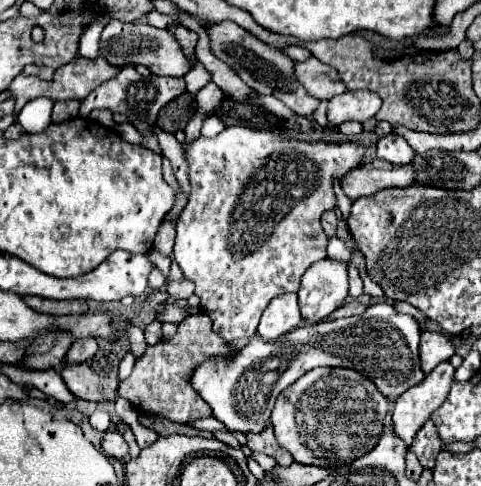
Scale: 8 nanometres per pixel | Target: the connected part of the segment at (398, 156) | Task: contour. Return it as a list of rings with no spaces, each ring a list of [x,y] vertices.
[[[387,134],[383,138],[379,138],[377,144],[377,156],[391,162],[391,164],[411,164],[415,152],[411,150],[411,146],[407,146],[407,142],[397,136],[397,134]]]

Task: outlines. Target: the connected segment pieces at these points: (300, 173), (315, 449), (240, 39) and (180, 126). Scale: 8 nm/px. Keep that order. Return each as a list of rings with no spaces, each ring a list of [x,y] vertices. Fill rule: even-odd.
[[[231,126],[225,128],[221,134],[217,134],[215,138],[203,138],[199,136],[187,150],[185,158],[189,164],[189,182],[191,182],[191,198],[187,202],[187,206],[183,208],[179,220],[177,220],[177,238],[175,238],[175,250],[173,250],[173,258],[177,260],[177,264],[183,270],[183,276],[193,280],[197,284],[195,294],[201,298],[201,310],[213,320],[213,330],[215,334],[219,334],[225,342],[241,342],[241,340],[249,340],[257,334],[257,326],[259,326],[259,318],[263,314],[263,310],[267,308],[267,304],[271,302],[271,298],[279,296],[279,294],[287,294],[287,292],[297,292],[299,290],[299,282],[301,276],[305,274],[305,270],[317,262],[327,258],[327,236],[321,228],[321,214],[327,210],[337,210],[337,198],[335,198],[335,190],[333,190],[333,182],[345,178],[351,170],[355,170],[365,156],[365,146],[361,140],[317,140],[317,142],[307,142],[307,140],[297,140],[297,138],[275,138],[269,132],[259,132],[259,130],[251,130],[251,128],[243,128],[243,126]],[[261,168],[265,168],[265,174],[257,174]],[[243,192],[243,206],[237,206],[239,198]]]
[[[313,368],[303,374],[293,386],[283,390],[275,402],[271,424],[279,444],[291,452],[299,464],[313,464],[319,468],[339,468],[355,462],[363,454],[375,448],[389,414],[389,400],[377,390],[377,386],[363,374],[349,368]]]
[[[221,22],[221,24],[215,24],[215,26],[207,26],[207,28],[209,28],[211,52],[219,60],[229,64],[253,92],[275,96],[287,108],[291,108],[295,114],[303,114],[303,116],[313,114],[313,110],[319,106],[319,100],[311,98],[303,90],[303,86],[295,80],[295,74],[293,74],[293,64],[295,62],[287,54],[283,54],[277,48],[267,46],[265,42],[261,42],[253,34],[247,34],[247,30],[235,26],[235,22]]]
[[[183,94],[179,100],[173,100],[165,110],[161,110],[157,126],[169,134],[185,130],[187,122],[197,112],[197,100],[193,94]]]

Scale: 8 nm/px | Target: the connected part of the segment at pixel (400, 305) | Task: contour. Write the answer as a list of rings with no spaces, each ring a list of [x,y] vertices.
[[[395,302],[394,307],[399,313],[412,315],[419,322],[419,324],[425,324],[427,321],[425,314],[423,314],[420,310],[418,310],[408,302]]]

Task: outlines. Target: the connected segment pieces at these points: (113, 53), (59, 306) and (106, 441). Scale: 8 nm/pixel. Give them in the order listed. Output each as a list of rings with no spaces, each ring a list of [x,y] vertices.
[[[111,20],[103,28],[99,54],[105,56],[111,64],[125,64],[125,60],[135,66],[143,64],[159,76],[185,76],[193,68],[193,62],[183,54],[177,38],[169,30],[159,30],[151,24],[125,24],[119,20]]]
[[[23,296],[25,304],[37,312],[63,316],[63,314],[85,314],[89,310],[85,300],[47,300],[39,296]]]
[[[107,430],[101,438],[101,450],[107,456],[113,456],[117,460],[125,460],[127,458],[127,442],[123,440],[121,432],[117,430]]]

